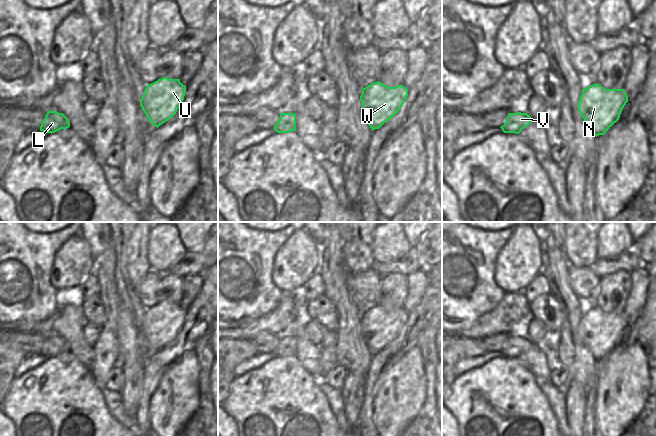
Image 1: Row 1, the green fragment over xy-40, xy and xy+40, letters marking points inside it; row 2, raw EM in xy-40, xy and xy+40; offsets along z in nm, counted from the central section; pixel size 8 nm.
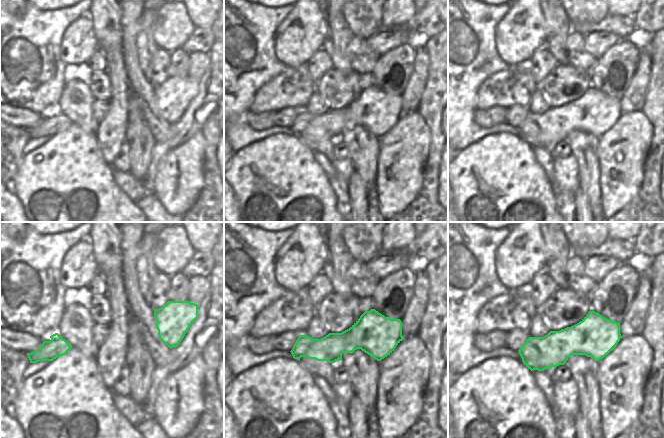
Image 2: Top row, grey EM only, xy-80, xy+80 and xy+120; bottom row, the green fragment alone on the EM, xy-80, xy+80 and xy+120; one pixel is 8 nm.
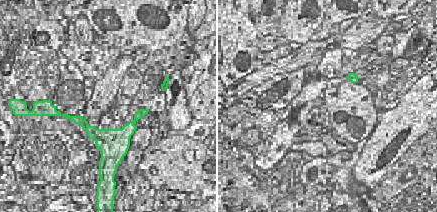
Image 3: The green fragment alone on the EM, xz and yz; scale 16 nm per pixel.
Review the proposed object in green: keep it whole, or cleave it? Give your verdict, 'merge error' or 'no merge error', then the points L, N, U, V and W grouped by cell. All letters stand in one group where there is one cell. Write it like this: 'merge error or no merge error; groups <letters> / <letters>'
no merge error; groups L N U V W

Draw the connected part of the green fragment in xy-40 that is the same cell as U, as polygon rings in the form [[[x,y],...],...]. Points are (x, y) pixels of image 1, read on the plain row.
[[[163,301],[146,310],[140,330],[150,347],[158,352],[176,338],[185,318],[186,310],[180,303]]]

